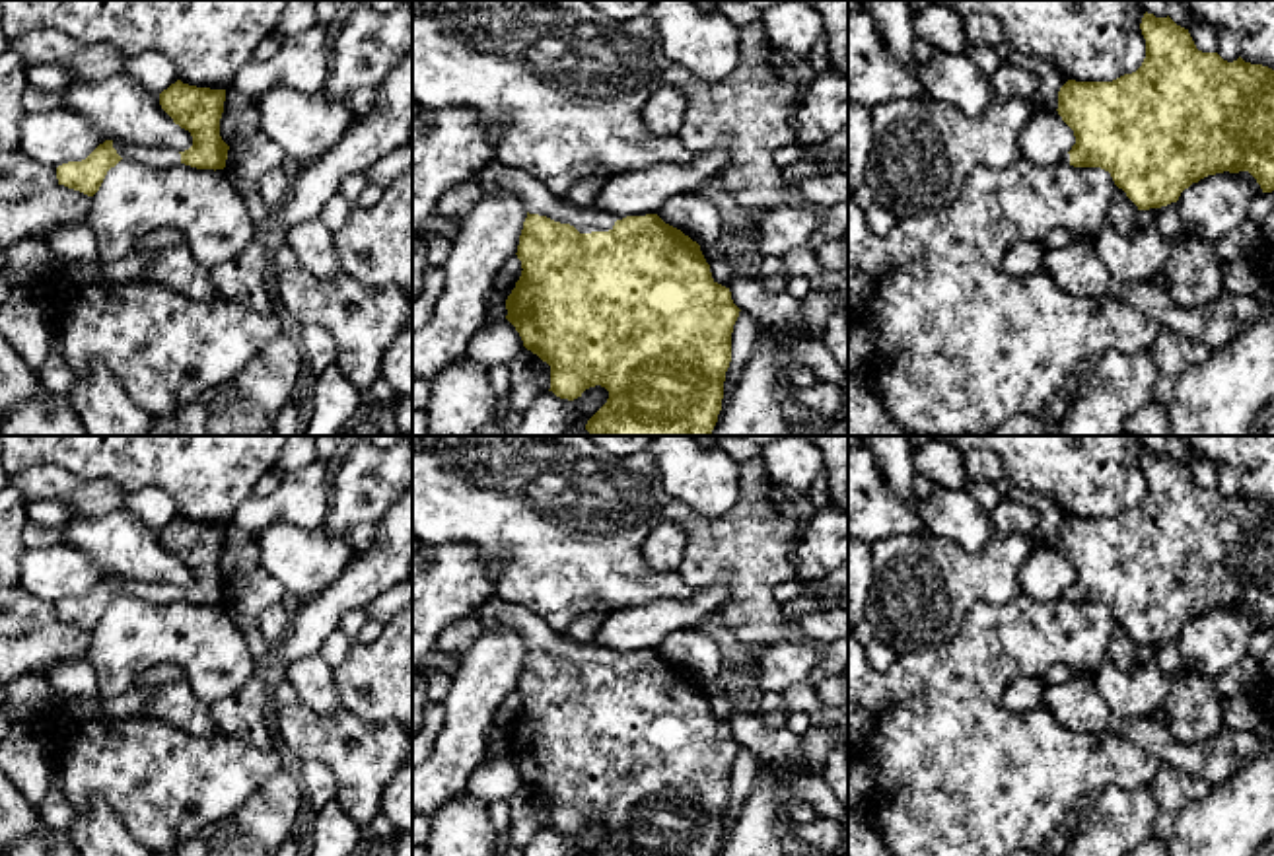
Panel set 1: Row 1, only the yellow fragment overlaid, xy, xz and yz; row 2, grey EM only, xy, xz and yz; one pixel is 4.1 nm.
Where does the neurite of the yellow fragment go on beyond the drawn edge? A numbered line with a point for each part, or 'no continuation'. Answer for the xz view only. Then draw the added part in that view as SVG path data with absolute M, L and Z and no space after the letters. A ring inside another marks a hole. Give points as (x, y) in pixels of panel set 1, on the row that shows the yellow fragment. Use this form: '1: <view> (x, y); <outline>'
1: xz (537, 199); M490 161L478 175L482 191L512 191L523 202L529 214L547 216L560 224L574 226L580 233L609 232L617 218L593 208L568 204L552 195L543 183L523 169L513 169L498 161Z

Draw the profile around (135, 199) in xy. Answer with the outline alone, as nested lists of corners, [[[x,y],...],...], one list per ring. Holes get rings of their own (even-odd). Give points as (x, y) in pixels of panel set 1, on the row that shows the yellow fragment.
[[[121,160],[91,196],[99,263],[113,263],[159,228],[179,230],[195,257],[214,267],[255,241],[249,206],[224,169],[185,163],[158,169]]]

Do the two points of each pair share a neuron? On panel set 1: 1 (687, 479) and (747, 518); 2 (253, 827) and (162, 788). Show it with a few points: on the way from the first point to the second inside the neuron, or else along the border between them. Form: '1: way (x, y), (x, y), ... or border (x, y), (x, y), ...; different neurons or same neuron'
1: border (740, 483), (718, 516), (687, 504); different neurons
2: border (261, 784), (230, 816), (197, 835); different neurons

